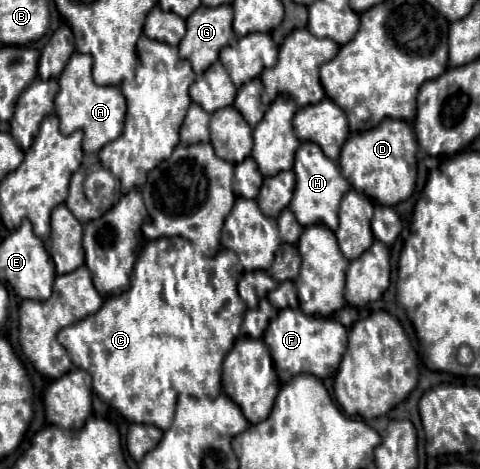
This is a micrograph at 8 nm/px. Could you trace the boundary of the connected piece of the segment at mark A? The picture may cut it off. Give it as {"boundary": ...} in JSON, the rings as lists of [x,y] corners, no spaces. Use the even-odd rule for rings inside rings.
{"boundary":[[[74,53],[64,67],[60,79],[60,91],[56,95],[56,115],[60,119],[60,131],[70,135],[78,129],[84,131],[84,145],[86,153],[98,153],[106,143],[114,141],[122,133],[122,119],[126,115],[126,99],[118,87],[102,87],[96,85],[92,79],[92,57],[84,53]]]}

